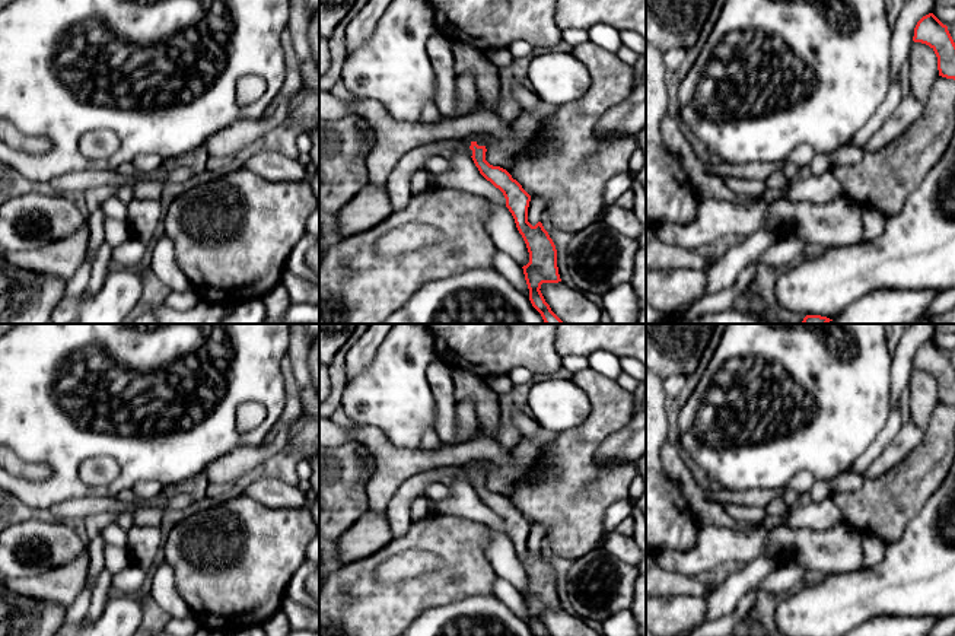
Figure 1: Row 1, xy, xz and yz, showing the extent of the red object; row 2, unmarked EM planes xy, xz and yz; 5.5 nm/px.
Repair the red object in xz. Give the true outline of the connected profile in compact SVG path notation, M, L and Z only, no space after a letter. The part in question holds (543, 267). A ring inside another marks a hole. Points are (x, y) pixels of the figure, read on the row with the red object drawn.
M468 134L462 139L462 144L472 150L471 158L480 174L503 193L506 207L512 213L516 228L526 244L529 263L522 268L529 289L529 300L545 324L566 324L551 311L539 290L542 283L561 282L556 245L541 222L535 226L528 222L531 195L506 169L493 166L486 160L484 136Z

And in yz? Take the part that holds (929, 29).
M929 13L917 22L913 41L926 44L935 51L939 76L955 80L955 42L946 25Z

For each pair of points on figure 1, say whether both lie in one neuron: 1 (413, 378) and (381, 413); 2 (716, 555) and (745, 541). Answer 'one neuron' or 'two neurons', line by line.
1: one neuron
2: one neuron

